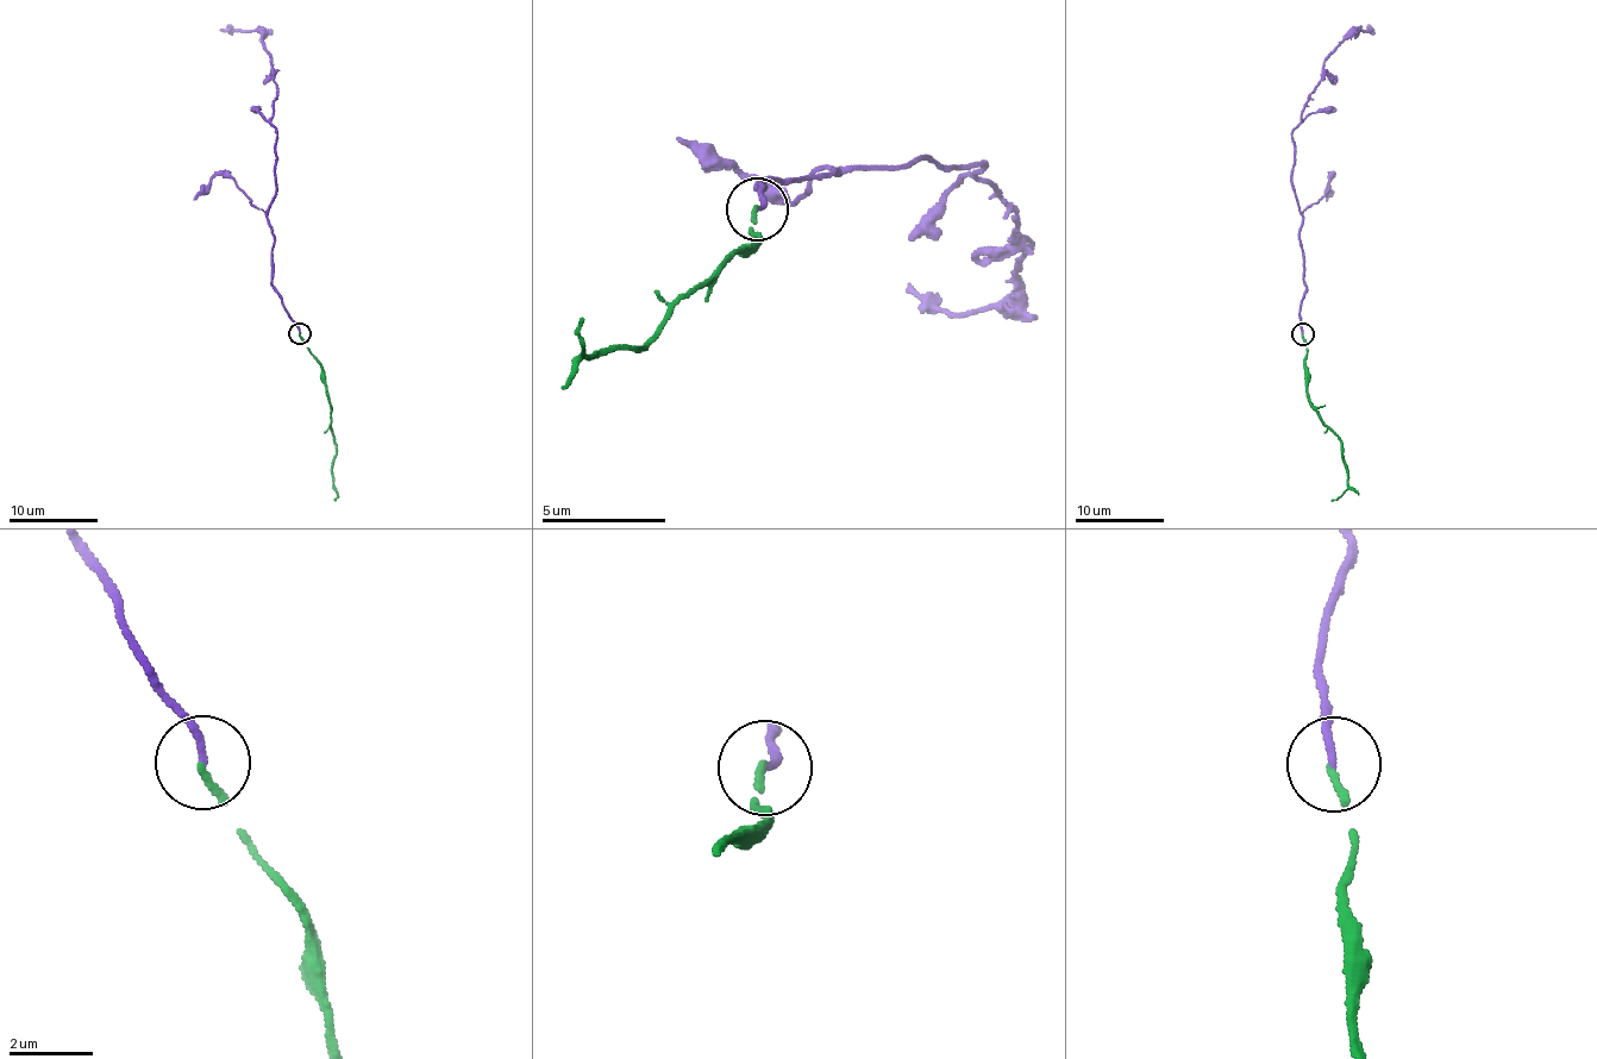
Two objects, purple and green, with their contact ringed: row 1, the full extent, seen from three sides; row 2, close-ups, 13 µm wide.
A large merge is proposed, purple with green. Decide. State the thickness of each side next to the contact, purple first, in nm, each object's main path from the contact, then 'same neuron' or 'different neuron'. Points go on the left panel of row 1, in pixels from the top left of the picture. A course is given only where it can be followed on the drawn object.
160/150 nm | purple via (300, 333), (270, 279), (271, 56), (261, 32), (219, 29) | green via (300, 333), (323, 367), (336, 445), (332, 486), (338, 494), (336, 501) | same neuron

